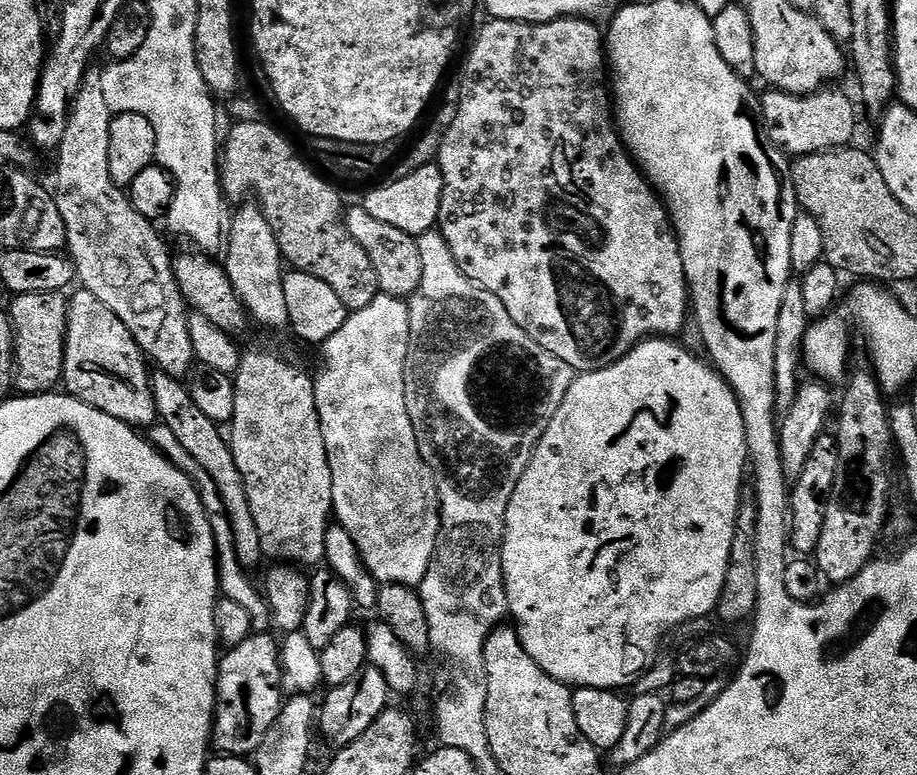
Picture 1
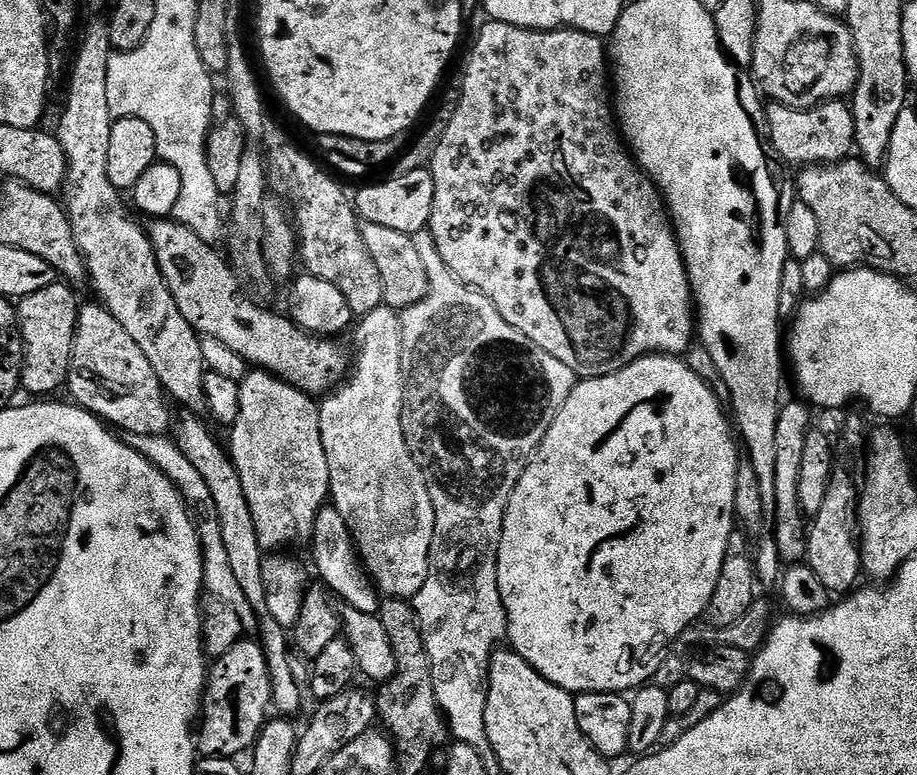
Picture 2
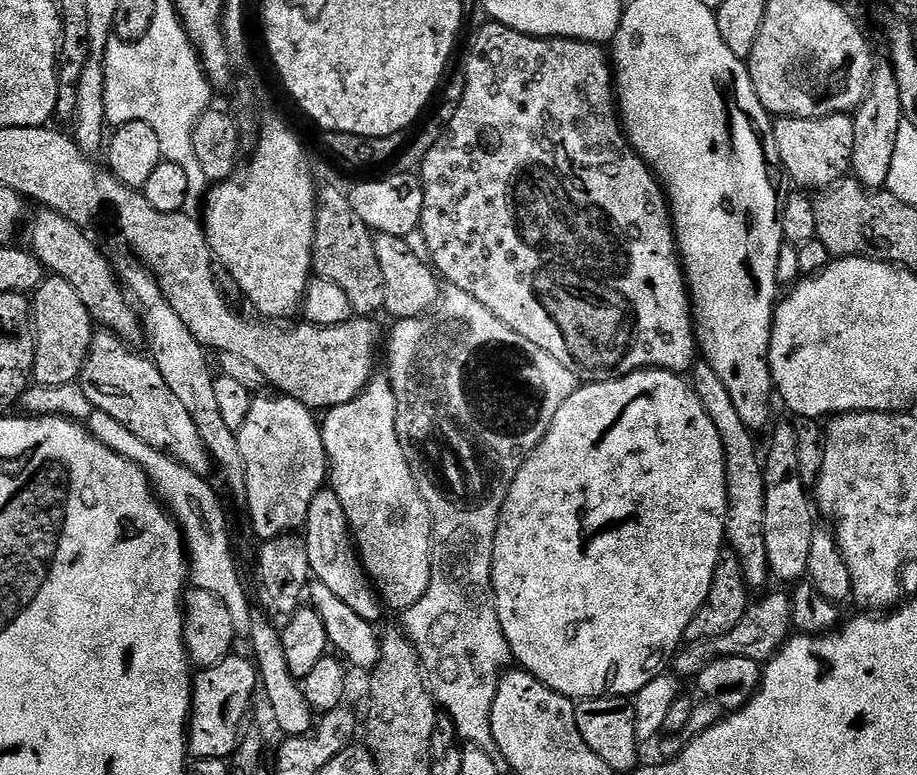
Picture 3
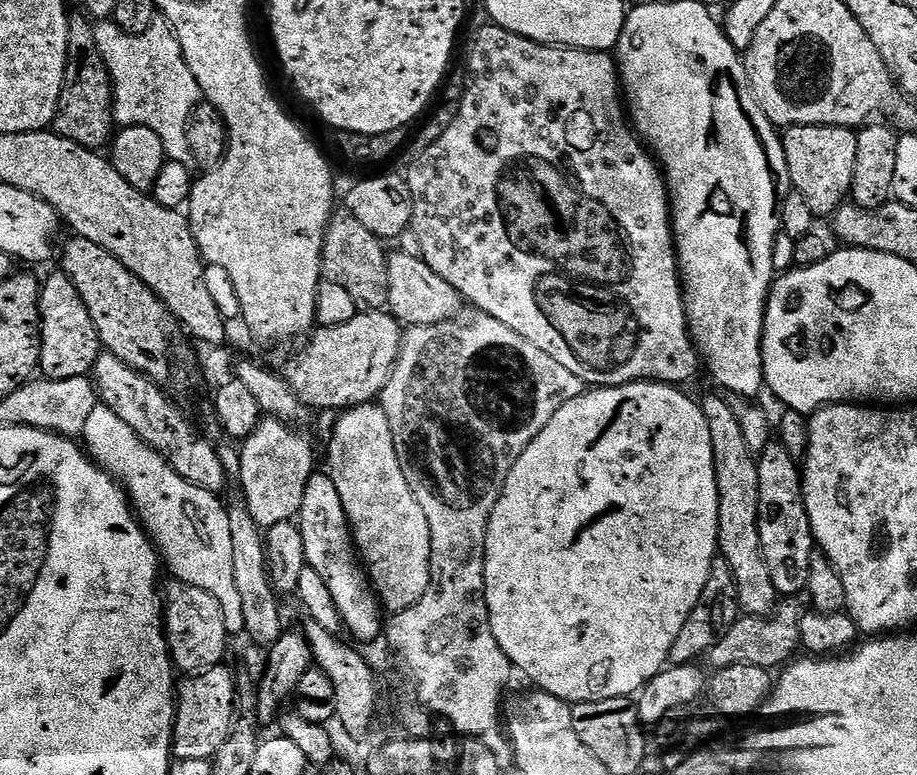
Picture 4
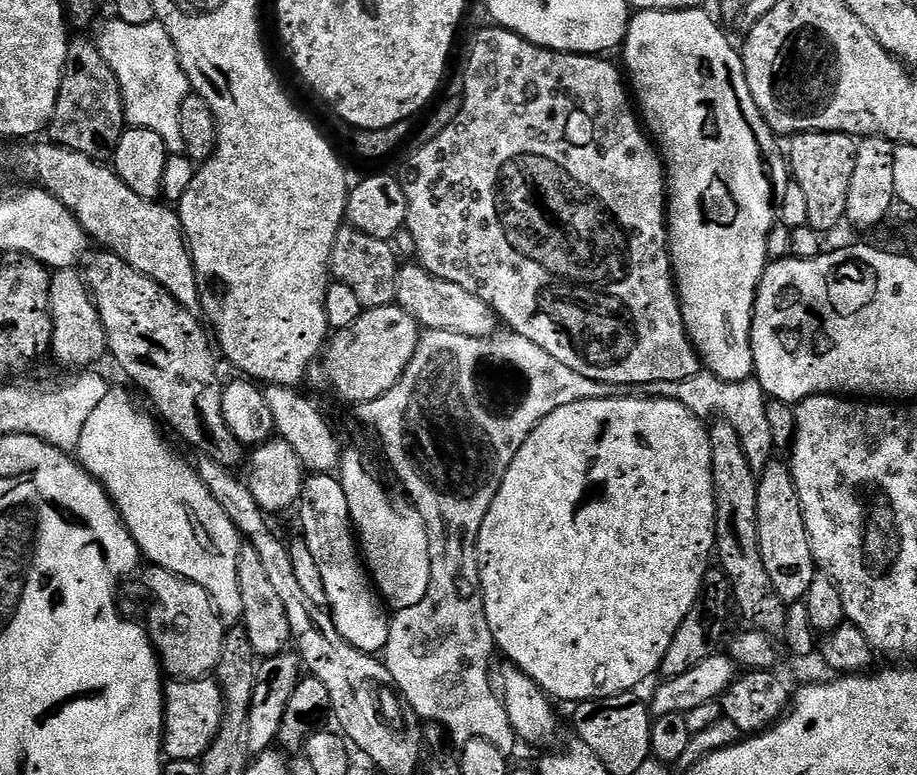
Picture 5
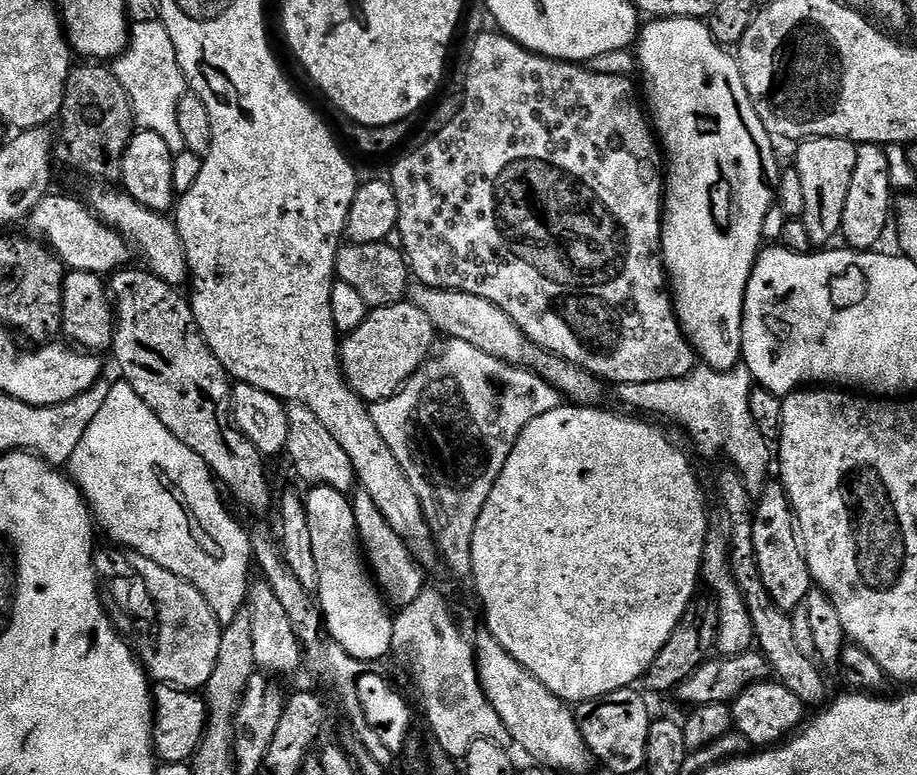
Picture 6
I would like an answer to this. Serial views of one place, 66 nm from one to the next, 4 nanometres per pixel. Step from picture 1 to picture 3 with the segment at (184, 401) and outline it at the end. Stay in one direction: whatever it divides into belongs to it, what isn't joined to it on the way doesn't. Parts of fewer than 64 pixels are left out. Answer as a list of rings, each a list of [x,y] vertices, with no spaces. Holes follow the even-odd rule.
[[[253,611],[252,625],[246,633],[247,639],[252,639],[251,655],[258,669],[258,680],[262,685],[262,692],[268,695],[272,716],[280,723],[280,728],[284,731],[283,735],[285,737],[306,736],[314,727],[314,713],[312,707],[306,702],[303,687],[298,683],[297,677],[284,665],[281,629],[275,628],[267,619],[272,621],[263,611]]]

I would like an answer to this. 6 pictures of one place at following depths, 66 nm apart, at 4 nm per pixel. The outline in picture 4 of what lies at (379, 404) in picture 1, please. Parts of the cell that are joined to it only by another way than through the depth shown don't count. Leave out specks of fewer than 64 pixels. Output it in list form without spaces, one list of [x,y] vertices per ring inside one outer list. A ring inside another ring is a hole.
[[[375,403],[360,404],[339,413],[340,421],[332,432],[332,441],[328,444],[327,475],[332,477],[334,486],[338,486],[338,498],[342,498],[342,510],[346,510],[348,524],[352,528],[352,541],[356,544],[356,551],[368,573],[368,579],[380,598],[380,603],[389,613],[410,610],[426,594],[426,586],[430,582],[430,522],[426,522],[426,513],[422,506],[418,506],[418,498],[414,498],[414,490],[410,490],[410,482],[406,482],[406,474],[402,474],[402,466],[398,462],[398,450],[394,450],[394,434],[390,434],[390,422],[386,422],[386,414]]]

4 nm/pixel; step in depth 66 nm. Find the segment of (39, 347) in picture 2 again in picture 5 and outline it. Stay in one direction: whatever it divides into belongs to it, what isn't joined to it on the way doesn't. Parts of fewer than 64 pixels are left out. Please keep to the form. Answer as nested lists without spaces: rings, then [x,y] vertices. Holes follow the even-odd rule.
[[[57,268],[50,282],[50,314],[52,315],[51,359],[56,359],[64,368],[92,370],[103,356],[109,355],[106,330],[98,314],[92,294],[84,277],[76,268]]]

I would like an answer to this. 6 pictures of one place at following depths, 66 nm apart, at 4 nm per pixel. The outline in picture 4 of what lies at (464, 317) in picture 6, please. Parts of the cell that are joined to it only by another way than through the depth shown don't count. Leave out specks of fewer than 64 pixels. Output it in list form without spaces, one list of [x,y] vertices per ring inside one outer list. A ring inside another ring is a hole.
[[[399,250],[388,252],[386,272],[390,274],[390,294],[388,295],[387,311],[395,320],[408,328],[418,326],[434,326],[447,320],[453,321],[461,315],[462,298],[450,282],[442,282],[439,274],[434,274],[430,266],[419,256],[411,256]]]

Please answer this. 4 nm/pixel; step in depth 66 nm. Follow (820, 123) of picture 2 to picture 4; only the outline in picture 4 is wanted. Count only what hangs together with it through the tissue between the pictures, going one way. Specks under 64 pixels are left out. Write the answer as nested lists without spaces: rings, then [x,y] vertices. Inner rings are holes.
[[[794,126],[783,129],[782,136],[784,136],[782,155],[792,179],[792,188],[798,194],[802,194],[802,198],[806,198],[806,206],[810,206],[810,210],[818,218],[835,216],[836,211],[849,199],[852,190],[854,162],[858,158],[856,132],[842,126]]]

